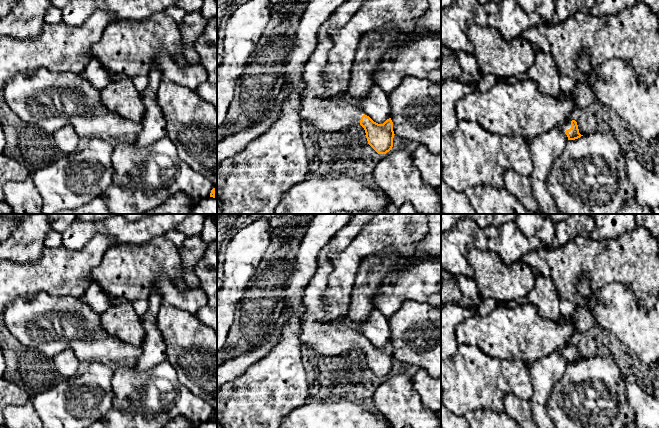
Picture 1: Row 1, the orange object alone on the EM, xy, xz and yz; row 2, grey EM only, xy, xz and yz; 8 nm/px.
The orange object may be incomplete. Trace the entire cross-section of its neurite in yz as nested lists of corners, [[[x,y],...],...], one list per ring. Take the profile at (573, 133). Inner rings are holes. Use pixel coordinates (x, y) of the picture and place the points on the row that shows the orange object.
[[[575,120],[563,124],[562,129],[567,135],[568,140],[575,140],[583,136],[579,133],[578,125]]]

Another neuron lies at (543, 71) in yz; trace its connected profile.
[[[541,50],[536,52],[535,60],[526,75],[534,81],[542,93],[549,94],[553,97],[560,95],[561,74],[557,69],[554,58],[549,53],[544,53]]]

